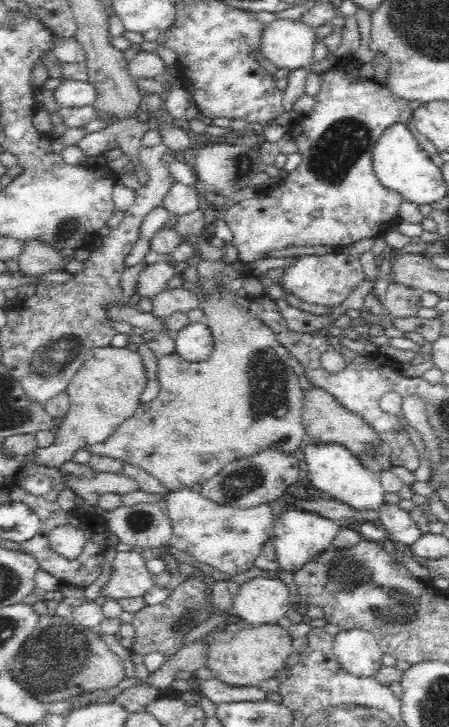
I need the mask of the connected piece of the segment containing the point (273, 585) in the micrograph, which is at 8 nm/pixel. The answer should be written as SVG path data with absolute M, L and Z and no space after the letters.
M257 576L241 584L232 612L252 626L277 623L290 608L288 586L279 578Z

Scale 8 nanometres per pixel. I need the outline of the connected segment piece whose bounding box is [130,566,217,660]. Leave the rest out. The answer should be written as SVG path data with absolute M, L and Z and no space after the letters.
M192 566L192 572L186 574L178 586L171 589L170 596L158 605L146 605L134 613L131 624L134 637L131 639L131 652L146 656L159 652L165 660L173 657L185 645L184 638L192 628L206 622L214 614L212 587L217 580L212 575Z

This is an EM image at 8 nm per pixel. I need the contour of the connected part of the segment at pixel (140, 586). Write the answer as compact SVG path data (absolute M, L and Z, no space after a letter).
M117 552L111 568L110 582L103 590L104 596L115 600L144 596L154 585L154 574L146 567L146 561L138 552Z

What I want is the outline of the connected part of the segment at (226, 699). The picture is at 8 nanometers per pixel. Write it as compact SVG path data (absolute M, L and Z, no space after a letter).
M204 680L201 692L206 694L214 704L233 703L234 701L263 701L264 693L257 686L232 686L220 680Z

